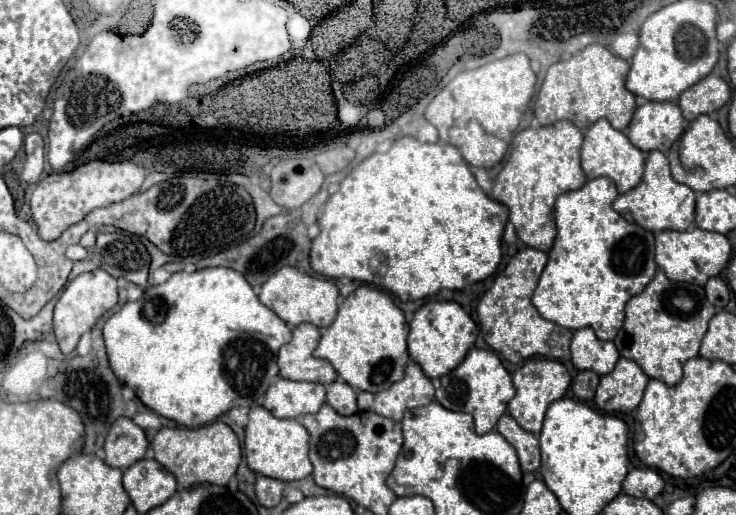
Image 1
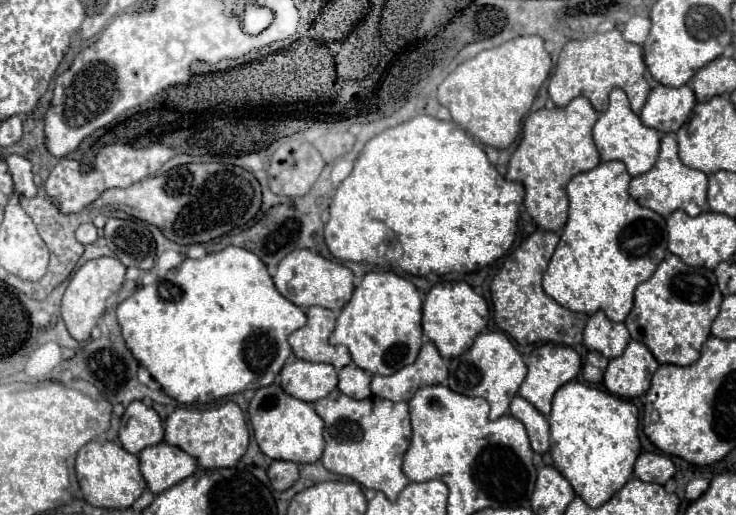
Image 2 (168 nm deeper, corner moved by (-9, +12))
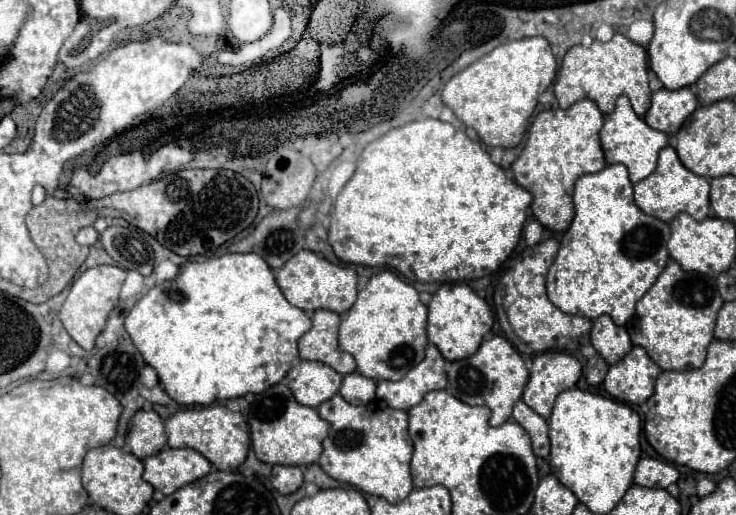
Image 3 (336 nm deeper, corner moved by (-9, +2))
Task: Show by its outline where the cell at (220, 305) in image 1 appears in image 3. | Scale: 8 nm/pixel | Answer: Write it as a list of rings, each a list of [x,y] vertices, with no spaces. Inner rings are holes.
[[[247,252],[247,254],[225,254],[225,256],[219,256],[219,258],[207,258],[205,262],[187,262],[183,268],[181,268],[181,274],[171,280],[171,282],[163,282],[155,288],[151,288],[135,306],[133,310],[127,314],[125,318],[125,328],[133,340],[133,344],[137,346],[137,350],[141,352],[141,356],[145,358],[145,362],[149,366],[153,366],[159,374],[159,380],[165,388],[165,392],[179,404],[183,406],[207,406],[207,404],[213,404],[213,402],[221,402],[221,400],[229,400],[229,398],[239,398],[239,396],[245,396],[247,392],[265,392],[267,388],[271,388],[273,384],[277,384],[287,372],[289,368],[293,366],[293,362],[299,362],[299,352],[297,352],[297,340],[311,328],[311,318],[297,306],[289,304],[287,298],[283,296],[283,292],[279,290],[277,282],[275,282],[275,276],[269,268],[269,264],[255,252]]]

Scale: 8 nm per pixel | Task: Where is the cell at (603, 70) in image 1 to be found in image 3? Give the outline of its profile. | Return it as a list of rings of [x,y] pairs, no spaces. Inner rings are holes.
[[[617,32],[609,42],[595,40],[590,46],[575,45],[565,54],[555,80],[555,96],[563,110],[583,98],[591,98],[603,114],[609,114],[615,100],[623,94],[631,100],[637,116],[647,112],[651,104],[651,90],[647,78],[647,54],[641,44],[631,42],[627,36]]]

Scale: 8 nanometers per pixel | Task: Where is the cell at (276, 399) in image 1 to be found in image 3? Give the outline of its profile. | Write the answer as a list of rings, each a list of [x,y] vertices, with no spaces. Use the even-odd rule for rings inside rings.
[[[301,360],[287,374],[289,388],[303,406],[319,406],[339,392],[343,376],[317,360]]]

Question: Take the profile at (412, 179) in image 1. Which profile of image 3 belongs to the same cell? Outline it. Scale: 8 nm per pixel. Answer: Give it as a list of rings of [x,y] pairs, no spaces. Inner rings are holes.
[[[425,118],[389,130],[365,146],[353,178],[339,192],[329,226],[329,244],[349,264],[393,268],[411,282],[463,282],[483,278],[509,258],[521,238],[533,196],[509,180],[479,140],[449,122]]]

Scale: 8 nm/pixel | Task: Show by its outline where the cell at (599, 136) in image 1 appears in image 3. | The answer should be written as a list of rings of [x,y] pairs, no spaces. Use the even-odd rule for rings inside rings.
[[[619,96],[615,102],[615,110],[605,118],[605,124],[601,128],[601,146],[605,152],[607,164],[621,162],[629,170],[631,182],[639,182],[647,178],[657,168],[657,156],[659,150],[669,144],[669,136],[661,130],[651,128],[641,116],[637,116],[631,108],[631,102],[627,96]]]

